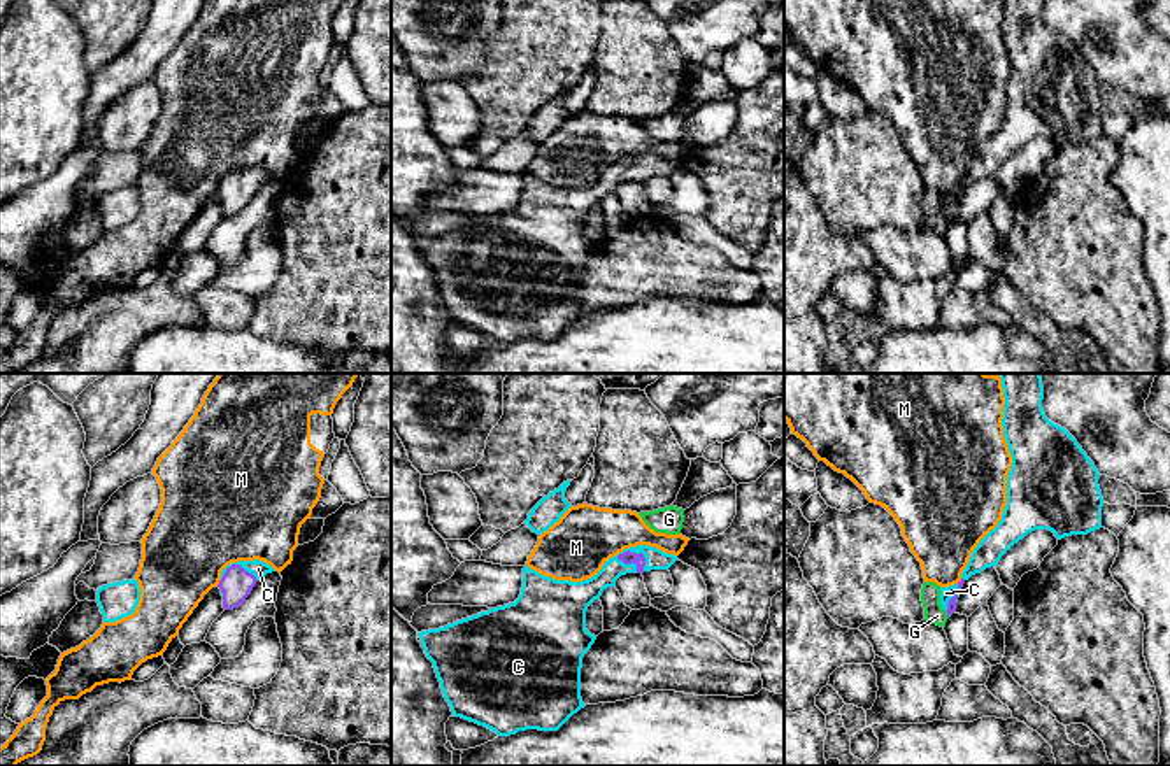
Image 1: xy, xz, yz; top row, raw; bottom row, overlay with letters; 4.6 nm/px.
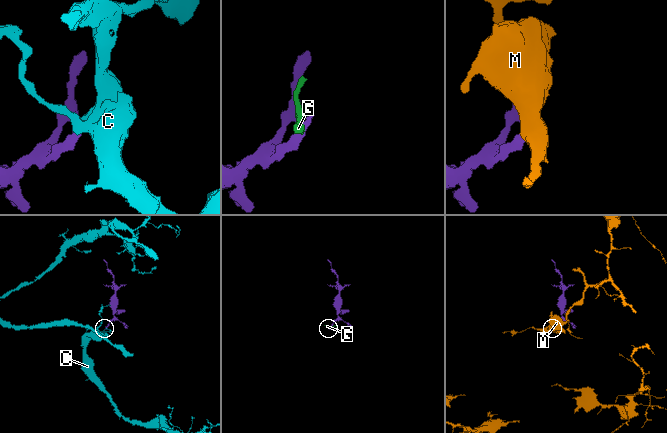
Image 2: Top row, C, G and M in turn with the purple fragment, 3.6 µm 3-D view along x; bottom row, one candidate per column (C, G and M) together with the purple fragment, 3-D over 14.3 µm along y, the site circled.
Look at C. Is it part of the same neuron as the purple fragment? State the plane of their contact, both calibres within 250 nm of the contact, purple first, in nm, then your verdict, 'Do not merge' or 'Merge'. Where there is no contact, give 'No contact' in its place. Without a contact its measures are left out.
Touches purple in xz. Thickness 60 nm (purple) against 100 nm. Merge

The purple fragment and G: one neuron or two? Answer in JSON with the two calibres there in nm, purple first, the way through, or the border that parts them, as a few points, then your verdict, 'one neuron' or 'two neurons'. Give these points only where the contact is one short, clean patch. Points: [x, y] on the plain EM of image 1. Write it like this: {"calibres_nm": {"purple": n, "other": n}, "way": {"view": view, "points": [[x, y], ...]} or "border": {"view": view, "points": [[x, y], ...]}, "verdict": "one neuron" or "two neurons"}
{"calibres_nm": {"purple": 50, "other": 100}, "border": {"view": "yz", "points": [[944, 218], [948, 225]]}, "verdict": "two neurons"}

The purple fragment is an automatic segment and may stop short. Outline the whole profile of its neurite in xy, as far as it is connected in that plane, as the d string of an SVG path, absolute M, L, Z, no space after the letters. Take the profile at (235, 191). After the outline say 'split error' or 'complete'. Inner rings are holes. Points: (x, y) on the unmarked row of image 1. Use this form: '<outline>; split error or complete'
M258 167L228 172L221 179L221 188L218 191L223 203L223 216L225 217L239 216L251 202L256 189L272 179L275 177L270 172Z; split error

